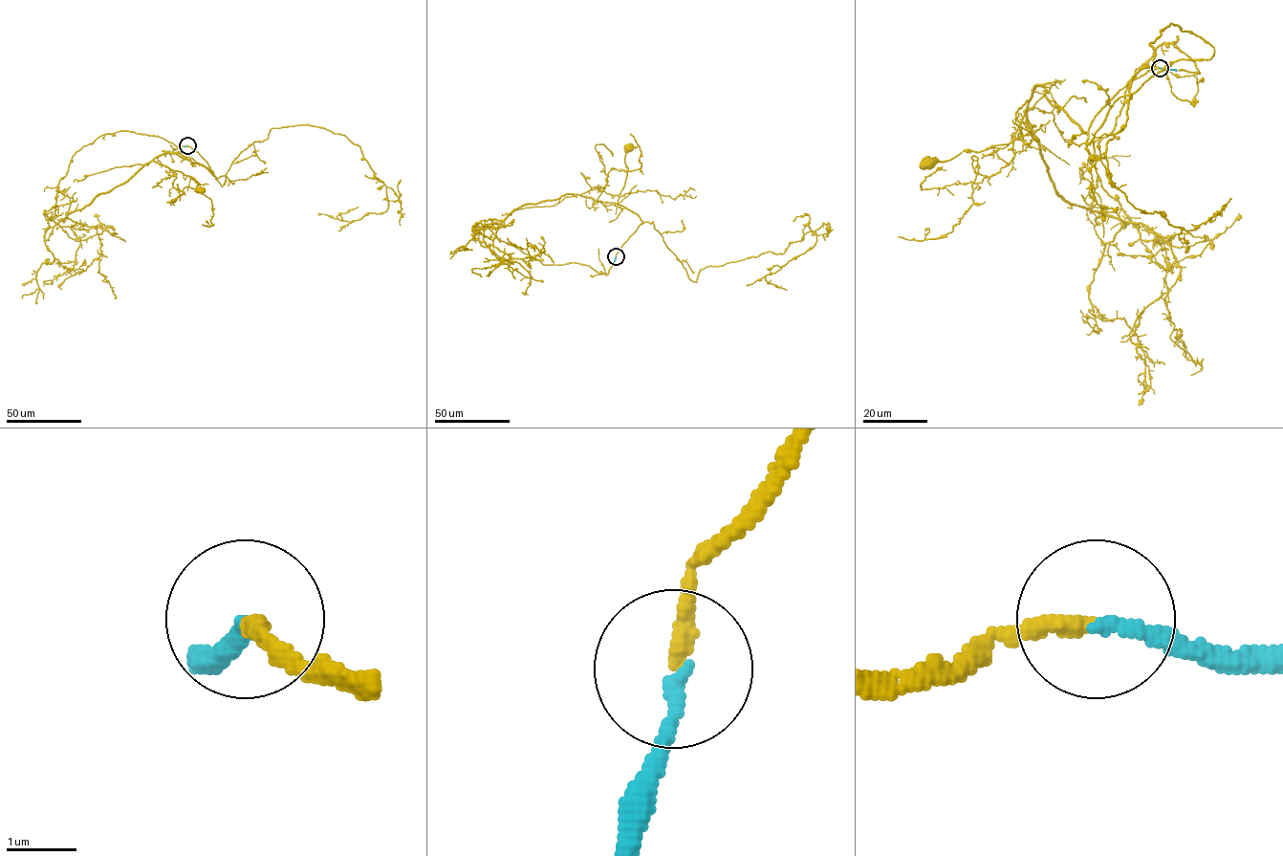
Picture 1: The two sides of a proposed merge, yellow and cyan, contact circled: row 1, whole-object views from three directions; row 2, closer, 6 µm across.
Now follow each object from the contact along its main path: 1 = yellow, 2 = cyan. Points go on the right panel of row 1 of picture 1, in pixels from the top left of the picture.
1: (1160, 67), (1131, 79), (1088, 131), (1038, 85), (1016, 112), (1028, 134), (926, 163)
2: (1160, 67), (1177, 71)

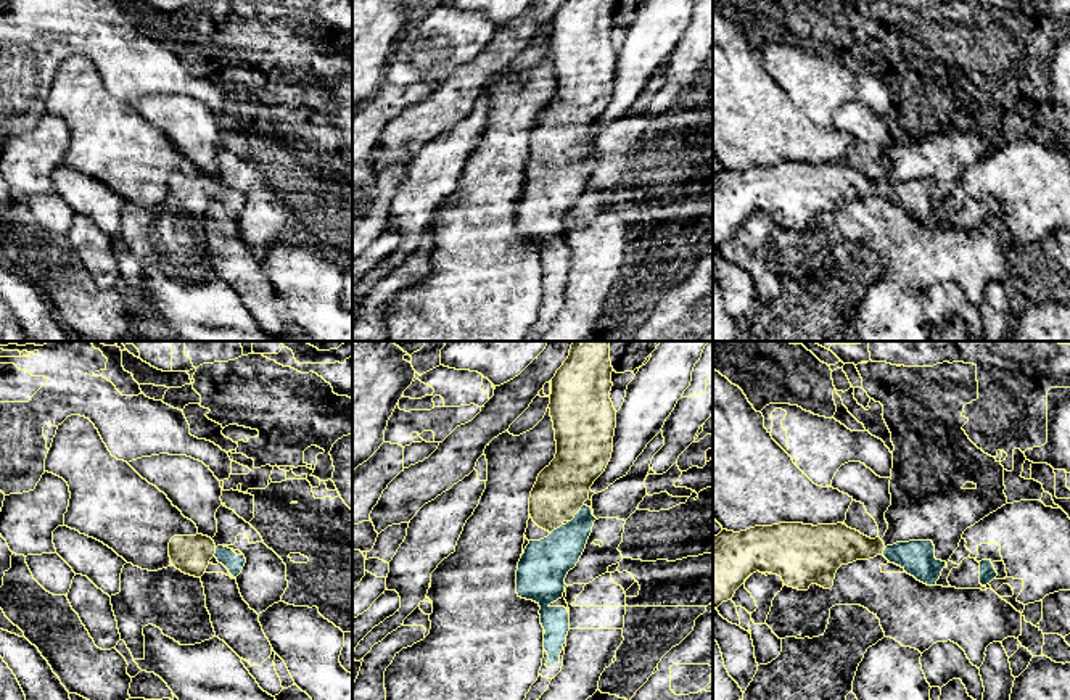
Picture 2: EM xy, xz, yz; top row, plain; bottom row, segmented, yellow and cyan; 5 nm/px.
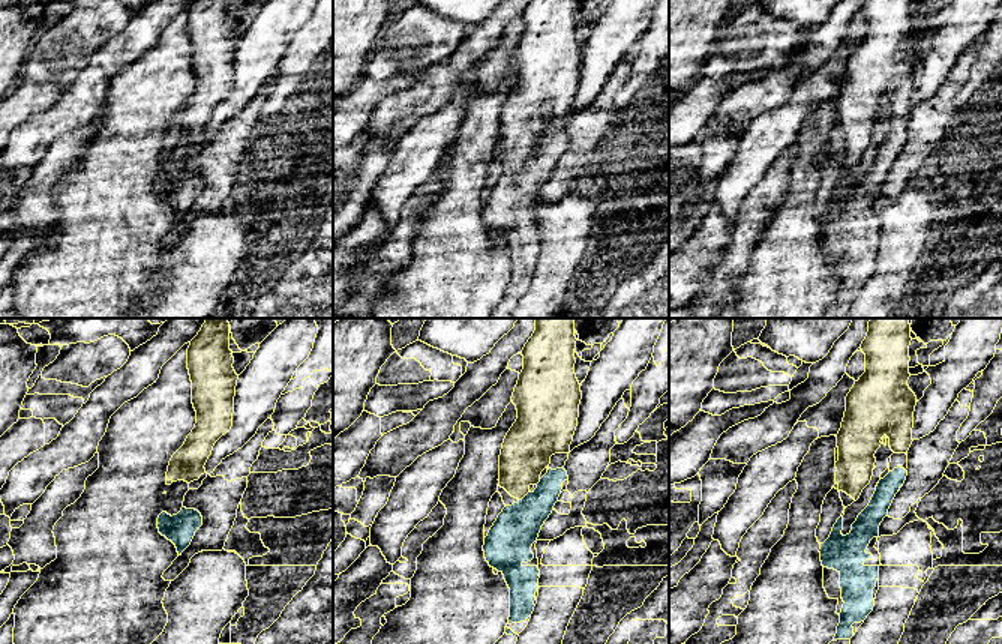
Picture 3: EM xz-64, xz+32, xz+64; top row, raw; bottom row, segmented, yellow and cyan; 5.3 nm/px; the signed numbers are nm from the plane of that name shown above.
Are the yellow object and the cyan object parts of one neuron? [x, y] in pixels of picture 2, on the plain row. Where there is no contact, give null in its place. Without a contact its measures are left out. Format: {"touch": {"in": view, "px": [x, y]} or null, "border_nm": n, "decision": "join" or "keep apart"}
{"touch": {"in": "xz", "px": [576, 152]}, "border_nm": 120, "decision": "join"}

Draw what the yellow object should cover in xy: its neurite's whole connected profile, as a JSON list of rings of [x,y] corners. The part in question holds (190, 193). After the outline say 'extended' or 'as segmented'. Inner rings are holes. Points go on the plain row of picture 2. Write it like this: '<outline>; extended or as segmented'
[[[174,175],[169,182],[171,203],[185,214],[201,217],[212,196],[237,217],[245,203],[245,195],[237,195],[232,188],[216,185],[208,175]]]; extended

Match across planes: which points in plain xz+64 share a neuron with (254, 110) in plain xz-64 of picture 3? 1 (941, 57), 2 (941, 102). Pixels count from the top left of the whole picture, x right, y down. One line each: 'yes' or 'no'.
1: no
2: yes

